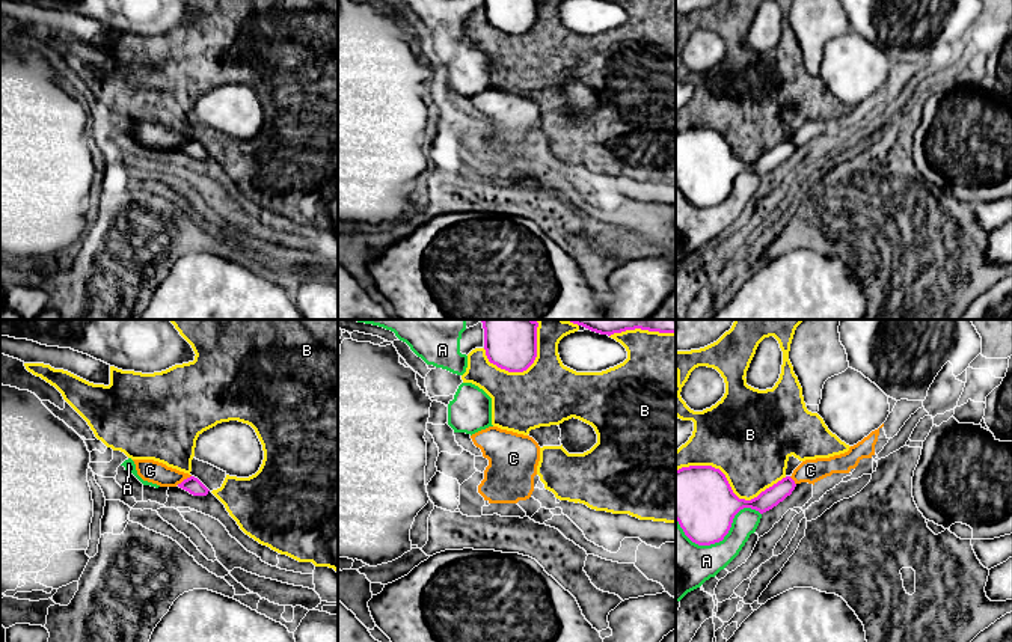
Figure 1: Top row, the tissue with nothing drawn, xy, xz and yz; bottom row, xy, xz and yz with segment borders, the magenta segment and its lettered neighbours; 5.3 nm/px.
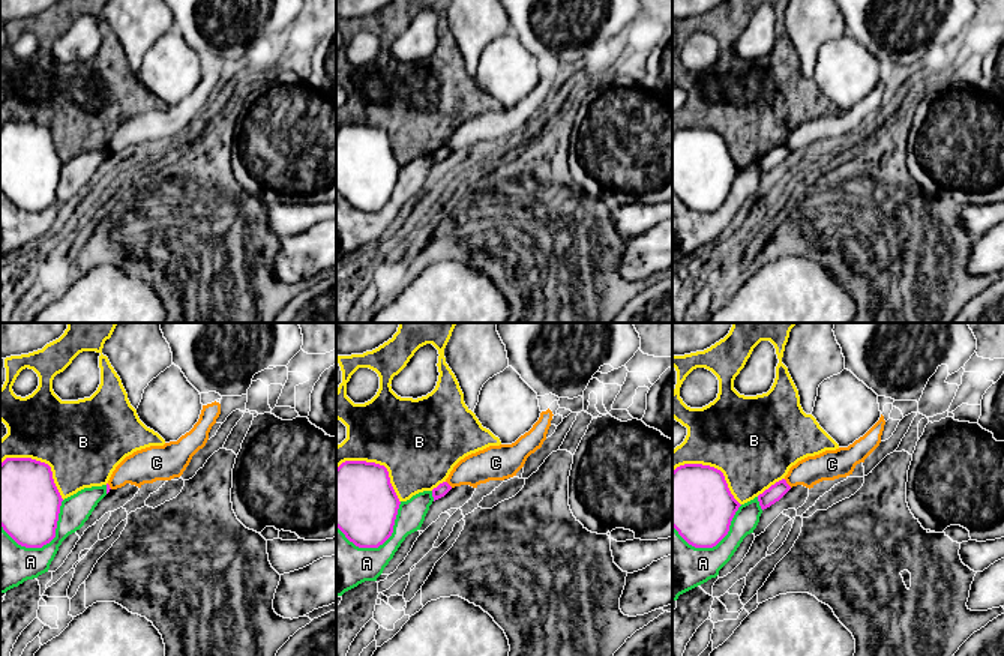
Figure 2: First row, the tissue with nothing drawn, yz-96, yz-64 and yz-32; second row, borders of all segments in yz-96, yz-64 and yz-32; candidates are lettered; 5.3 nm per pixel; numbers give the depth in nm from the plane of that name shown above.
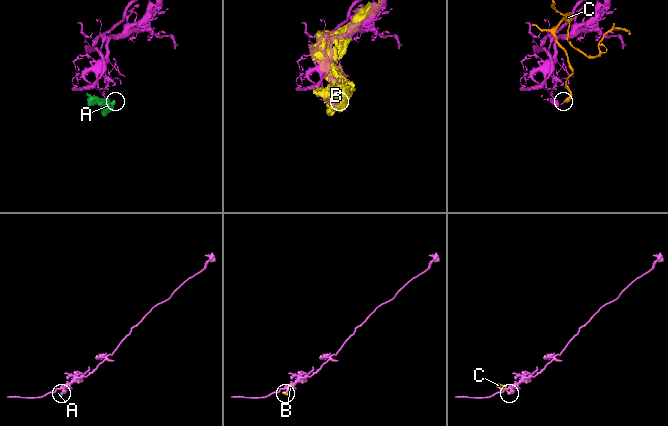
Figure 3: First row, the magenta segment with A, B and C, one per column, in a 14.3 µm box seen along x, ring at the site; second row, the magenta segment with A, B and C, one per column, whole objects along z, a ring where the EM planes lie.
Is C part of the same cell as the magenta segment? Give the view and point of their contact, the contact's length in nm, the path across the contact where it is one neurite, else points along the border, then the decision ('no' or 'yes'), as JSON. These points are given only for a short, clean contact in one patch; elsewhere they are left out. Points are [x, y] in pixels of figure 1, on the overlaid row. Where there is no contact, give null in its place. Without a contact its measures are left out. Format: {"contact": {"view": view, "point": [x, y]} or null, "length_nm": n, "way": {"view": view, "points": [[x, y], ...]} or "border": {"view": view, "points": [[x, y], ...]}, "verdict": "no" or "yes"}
{"contact": {"view": "xy", "point": [184, 479]}, "length_nm": 90, "border": {"view": "xy", "points": [[190, 475], [177, 484]]}, "verdict": "no"}

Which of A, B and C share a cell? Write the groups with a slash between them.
A C / B

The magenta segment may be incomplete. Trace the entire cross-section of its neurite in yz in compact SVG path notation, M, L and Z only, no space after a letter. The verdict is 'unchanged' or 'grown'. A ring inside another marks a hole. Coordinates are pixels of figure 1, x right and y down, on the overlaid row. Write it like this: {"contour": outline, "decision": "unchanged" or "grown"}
{"contour": "M689 466L676 470L676 520L685 535L698 546L724 540L734 515L751 508L760 514L792 494L796 484L783 478L751 500L739 499L725 475L712 466Z", "decision": "unchanged"}

